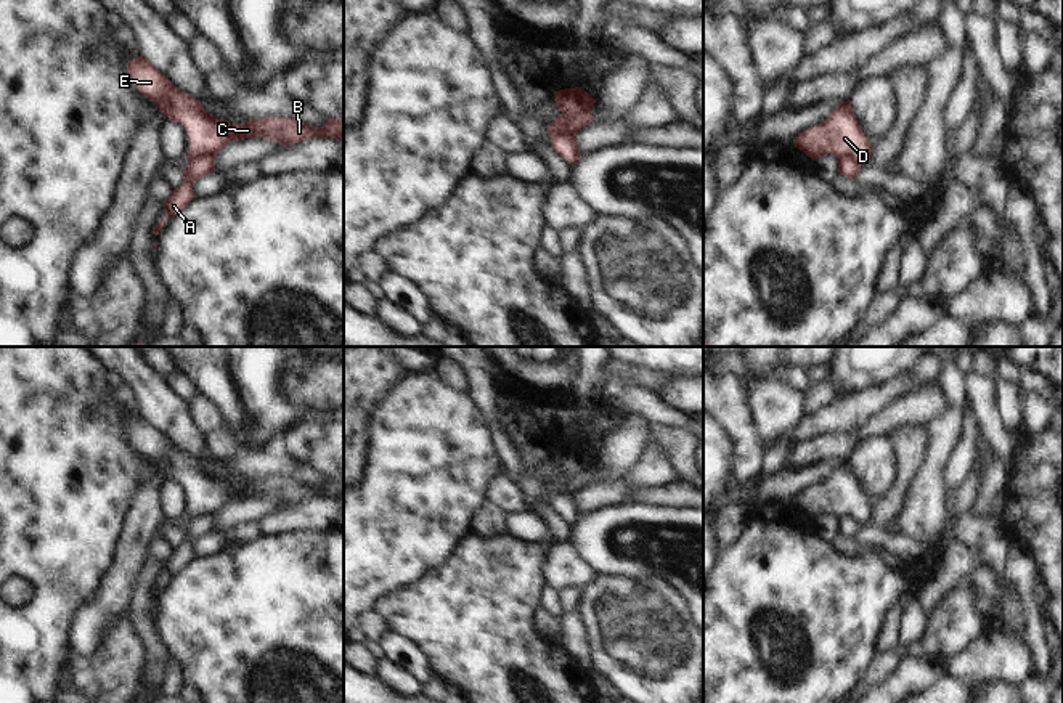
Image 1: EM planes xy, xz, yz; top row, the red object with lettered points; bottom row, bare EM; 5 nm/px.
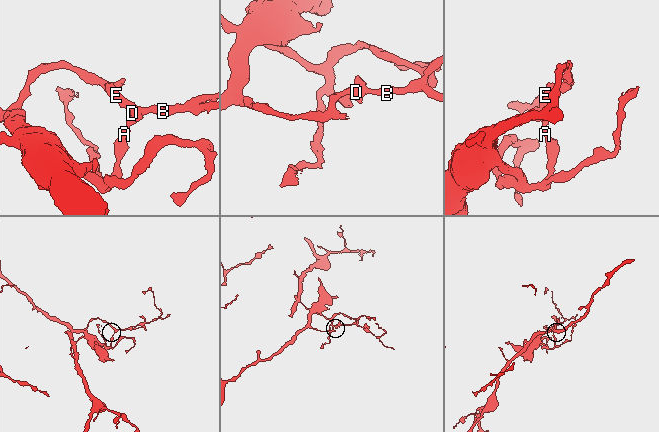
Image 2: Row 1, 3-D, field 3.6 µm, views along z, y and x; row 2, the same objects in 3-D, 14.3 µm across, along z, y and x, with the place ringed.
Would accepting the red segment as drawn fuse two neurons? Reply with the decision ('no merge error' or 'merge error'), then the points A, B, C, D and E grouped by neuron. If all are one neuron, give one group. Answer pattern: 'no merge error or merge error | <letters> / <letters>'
merge error | A / B C D E

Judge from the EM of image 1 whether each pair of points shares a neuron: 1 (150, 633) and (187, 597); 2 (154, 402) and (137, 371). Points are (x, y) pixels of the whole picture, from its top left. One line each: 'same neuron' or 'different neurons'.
1: different neurons
2: same neuron

